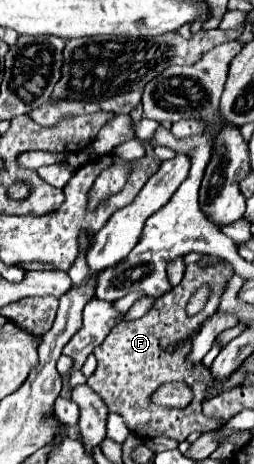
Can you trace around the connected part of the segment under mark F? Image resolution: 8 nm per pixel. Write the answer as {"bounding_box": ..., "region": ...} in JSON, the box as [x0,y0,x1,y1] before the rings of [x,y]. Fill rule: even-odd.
{"bounding_box":[87,263,233,441],"region":[[[189,263],[183,275],[183,281],[177,287],[157,297],[153,307],[141,319],[122,321],[116,325],[105,337],[103,345],[99,345],[93,351],[97,357],[97,369],[87,379],[87,385],[107,403],[109,411],[119,413],[125,425],[129,427],[129,431],[137,433],[141,439],[171,437],[177,441],[185,441],[185,437],[193,431],[205,433],[219,427],[219,421],[211,421],[203,417],[201,413],[203,389],[207,387],[207,381],[211,381],[209,369],[203,367],[201,363],[187,365],[183,357],[189,353],[191,345],[189,343],[179,345],[179,339],[195,335],[195,329],[199,329],[201,323],[215,313],[223,285],[227,277],[231,275],[233,275],[233,269],[227,263],[221,263],[217,267],[207,267],[207,269],[199,269],[197,263]],[[201,285],[209,285],[211,293],[205,307],[191,317],[185,313],[185,307]],[[173,341],[177,343],[177,351],[169,355],[167,345],[171,345]],[[167,381],[185,381],[189,389],[193,391],[193,399],[185,409],[167,409],[167,407],[155,407],[149,403],[151,393]]]}

